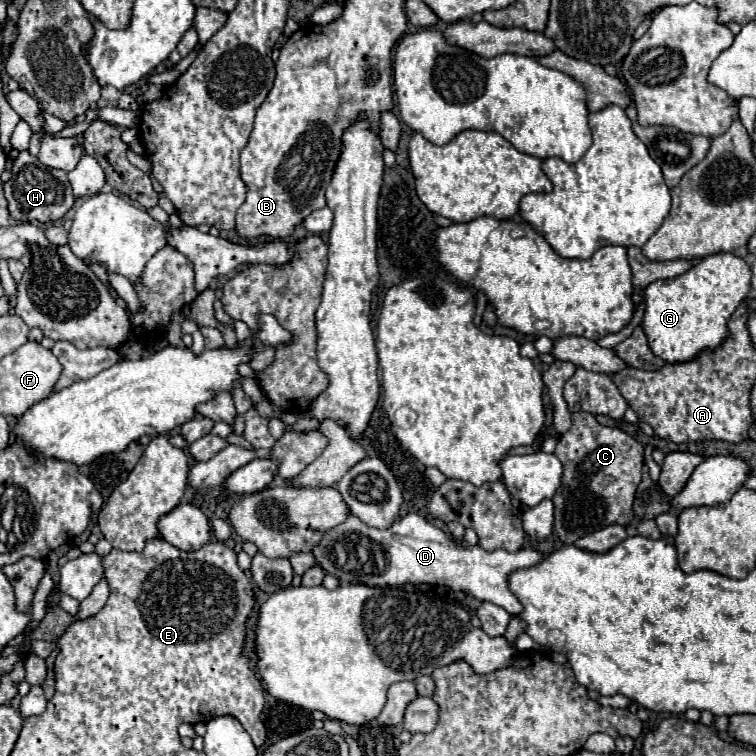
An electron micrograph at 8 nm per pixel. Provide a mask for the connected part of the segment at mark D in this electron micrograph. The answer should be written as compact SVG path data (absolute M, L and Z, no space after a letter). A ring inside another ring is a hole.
M348 512L346 520L340 526L326 530L322 534L320 542L310 550L310 554L314 556L316 564L320 568L324 568L324 572L336 576L340 580L340 584L366 584L366 586L400 586L400 584L424 584L424 582L426 584L440 584L440 586L452 588L454 592L460 592L460 590L468 592L482 602L492 602L492 604L504 608L510 616L518 616L524 608L522 608L520 600L516 598L516 594L510 590L508 576L516 570L538 566L548 556L548 554L544 554L540 550L532 550L532 548L522 548L522 550L510 554L510 552L500 550L500 548L494 552L488 552L478 544L476 546L464 546L462 542L454 540L444 530L440 530L438 526L428 522L424 516L414 514L414 512L410 512L406 516L398 516L394 520L394 524L390 528L384 528L384 530L366 526L358 516Z

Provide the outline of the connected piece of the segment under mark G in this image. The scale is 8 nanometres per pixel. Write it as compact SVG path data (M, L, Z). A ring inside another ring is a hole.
M726 252L726 254L712 254L708 258L702 258L700 264L692 266L688 272L684 272L678 278L652 282L644 290L646 312L642 320L642 328L652 352L668 364L682 364L682 362L694 360L704 350L718 348L728 338L728 320L732 312L750 292L750 278L752 278L752 272L750 272L750 266L744 262L744 258Z

